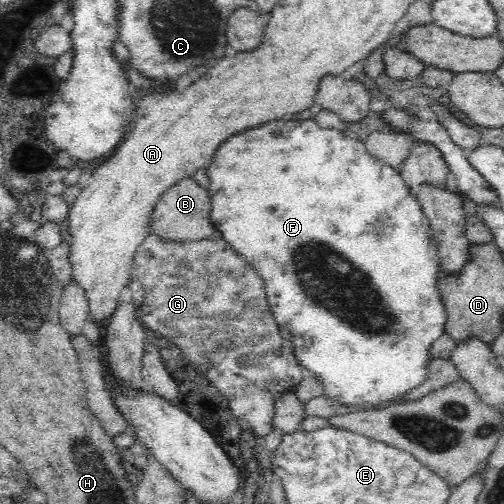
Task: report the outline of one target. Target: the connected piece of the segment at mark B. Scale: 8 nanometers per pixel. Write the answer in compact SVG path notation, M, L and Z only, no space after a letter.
M182 178L172 184L156 202L148 224L151 232L164 240L204 240L215 231L211 221L211 201L206 188L193 178Z

